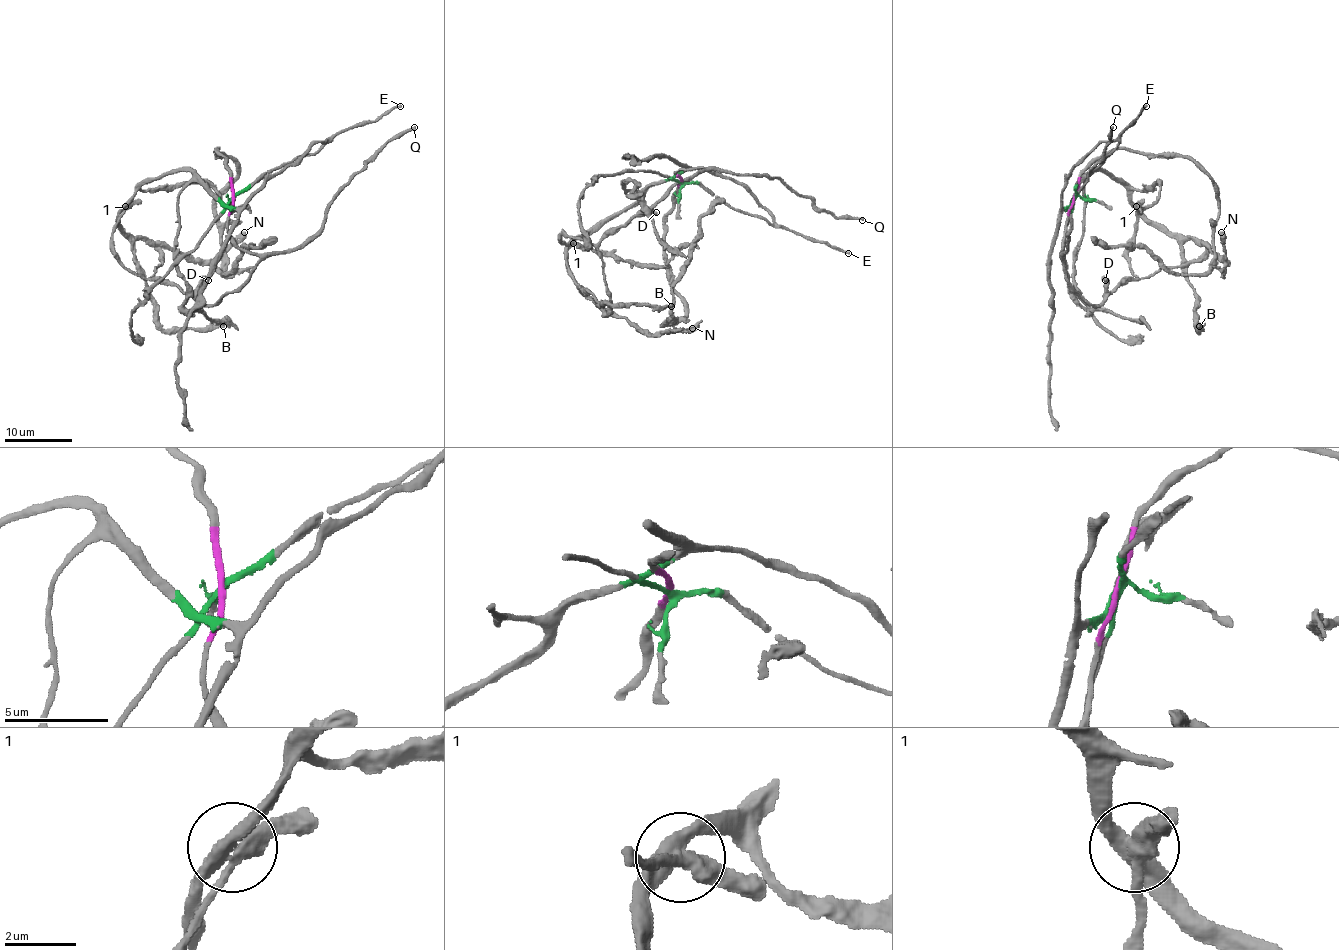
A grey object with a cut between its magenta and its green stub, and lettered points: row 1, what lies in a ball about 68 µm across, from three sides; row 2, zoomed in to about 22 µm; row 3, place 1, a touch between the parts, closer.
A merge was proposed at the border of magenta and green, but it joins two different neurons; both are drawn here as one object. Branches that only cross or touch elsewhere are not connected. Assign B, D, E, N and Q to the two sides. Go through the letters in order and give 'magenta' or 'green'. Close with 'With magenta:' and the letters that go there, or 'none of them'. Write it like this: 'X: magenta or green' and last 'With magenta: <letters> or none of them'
B: green
D: magenta
E: green
N: green
Q: magenta
With magenta: D, Q

